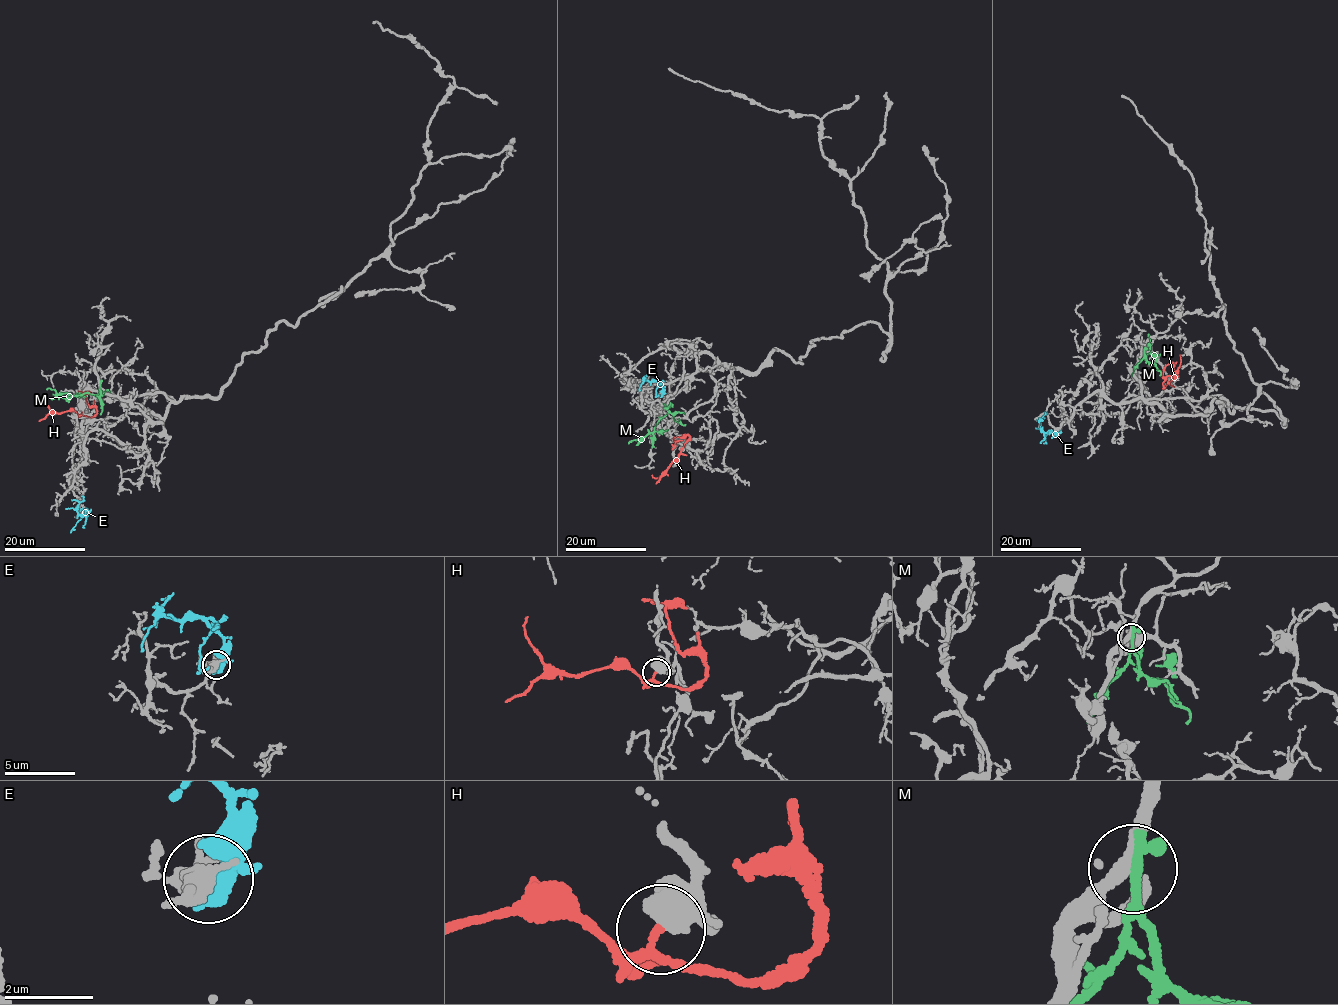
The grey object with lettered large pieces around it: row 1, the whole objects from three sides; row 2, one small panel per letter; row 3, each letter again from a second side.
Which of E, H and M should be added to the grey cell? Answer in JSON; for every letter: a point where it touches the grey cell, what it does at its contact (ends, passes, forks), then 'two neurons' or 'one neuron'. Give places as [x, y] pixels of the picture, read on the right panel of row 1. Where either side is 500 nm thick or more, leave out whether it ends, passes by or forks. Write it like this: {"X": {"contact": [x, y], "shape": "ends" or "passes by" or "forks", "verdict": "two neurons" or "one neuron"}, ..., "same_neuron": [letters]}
{"E": {"contact": [1058, 432], "shape": "passes by", "verdict": "two neurons"}, "H": {"contact": [1168, 381], "shape": "passes by", "verdict": "two neurons"}, "M": {"contact": [1144, 350], "shape": "passes by", "verdict": "two neurons"}, "same_neuron": []}

